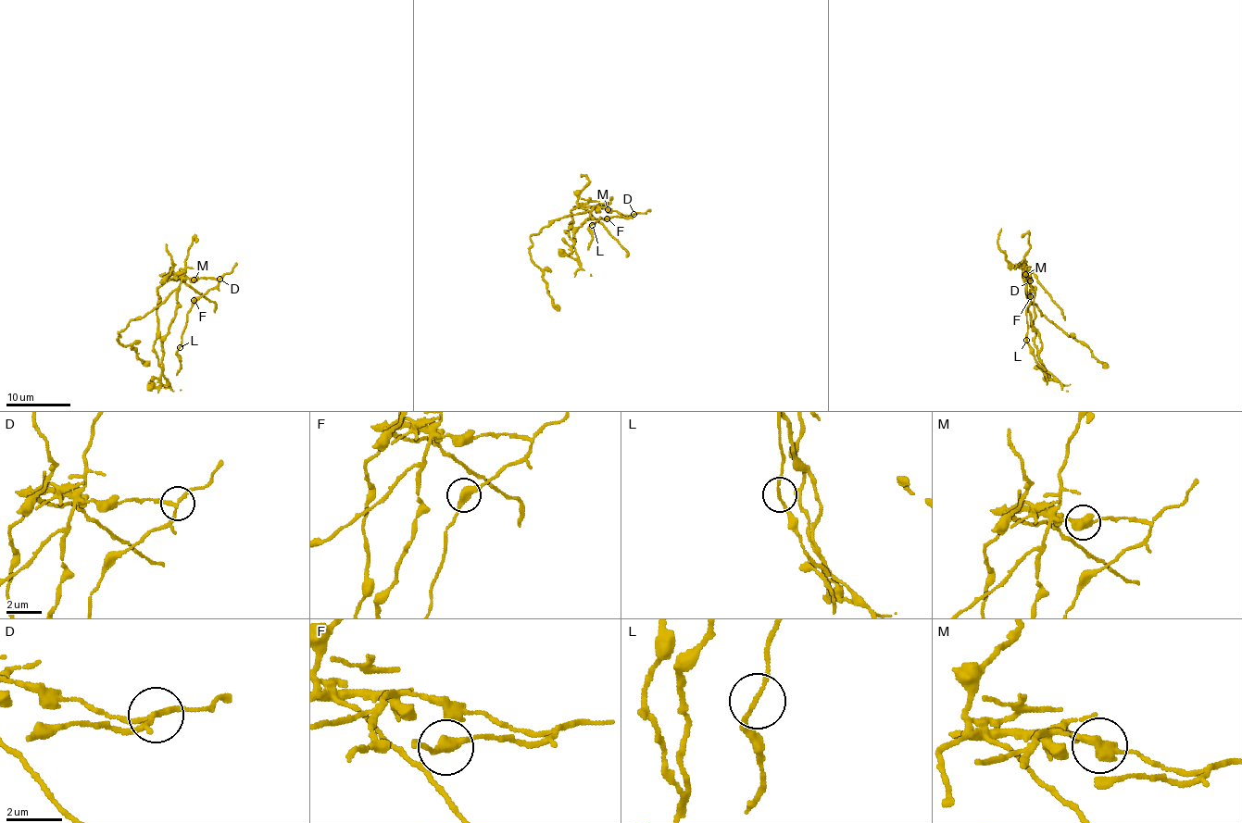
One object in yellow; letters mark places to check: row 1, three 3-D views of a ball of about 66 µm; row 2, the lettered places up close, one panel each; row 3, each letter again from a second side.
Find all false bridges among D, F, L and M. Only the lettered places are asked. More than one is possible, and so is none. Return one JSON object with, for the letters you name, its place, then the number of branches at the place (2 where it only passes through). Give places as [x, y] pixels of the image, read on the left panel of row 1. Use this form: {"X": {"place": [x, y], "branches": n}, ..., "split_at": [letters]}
{"D": {"place": [219, 279], "branches": 3}, "M": {"place": [194, 280], "branches": 2}, "split_at": ["D", "M"]}

